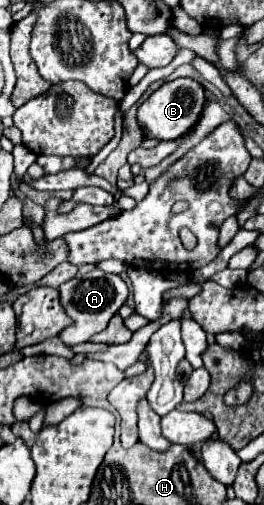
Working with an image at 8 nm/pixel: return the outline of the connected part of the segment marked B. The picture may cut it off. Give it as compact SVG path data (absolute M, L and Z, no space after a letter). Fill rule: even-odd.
M175 79L161 85L137 111L139 125L145 129L145 137L157 137L161 141L171 141L183 137L199 119L205 105L205 89L195 79Z

